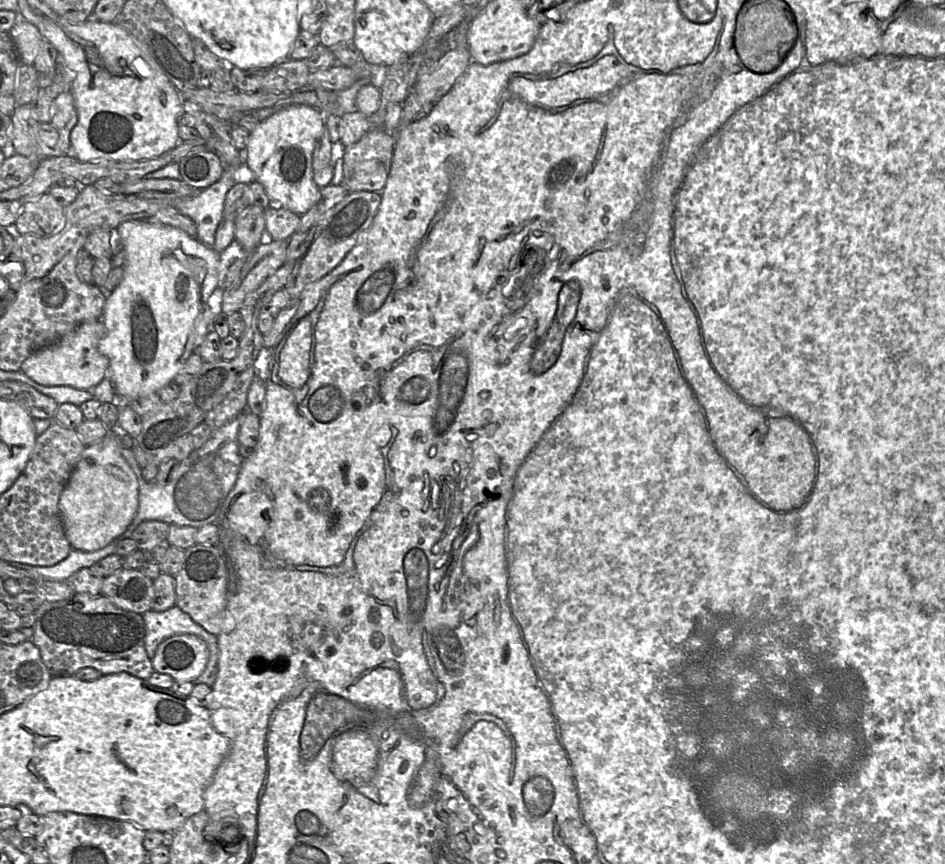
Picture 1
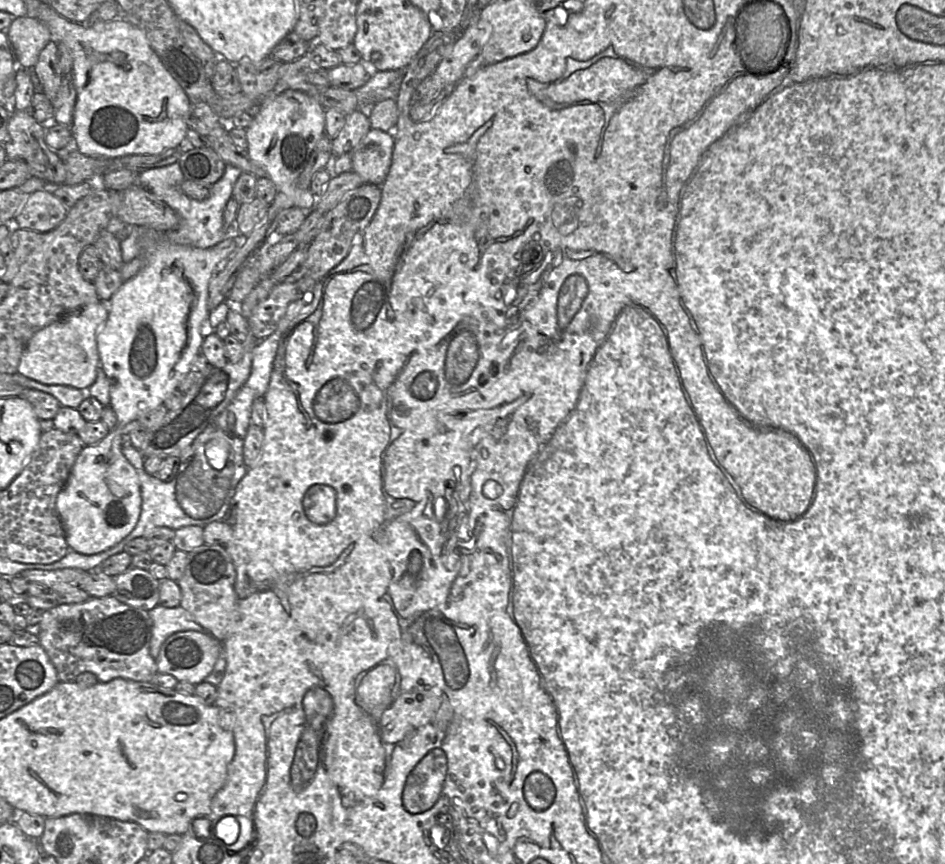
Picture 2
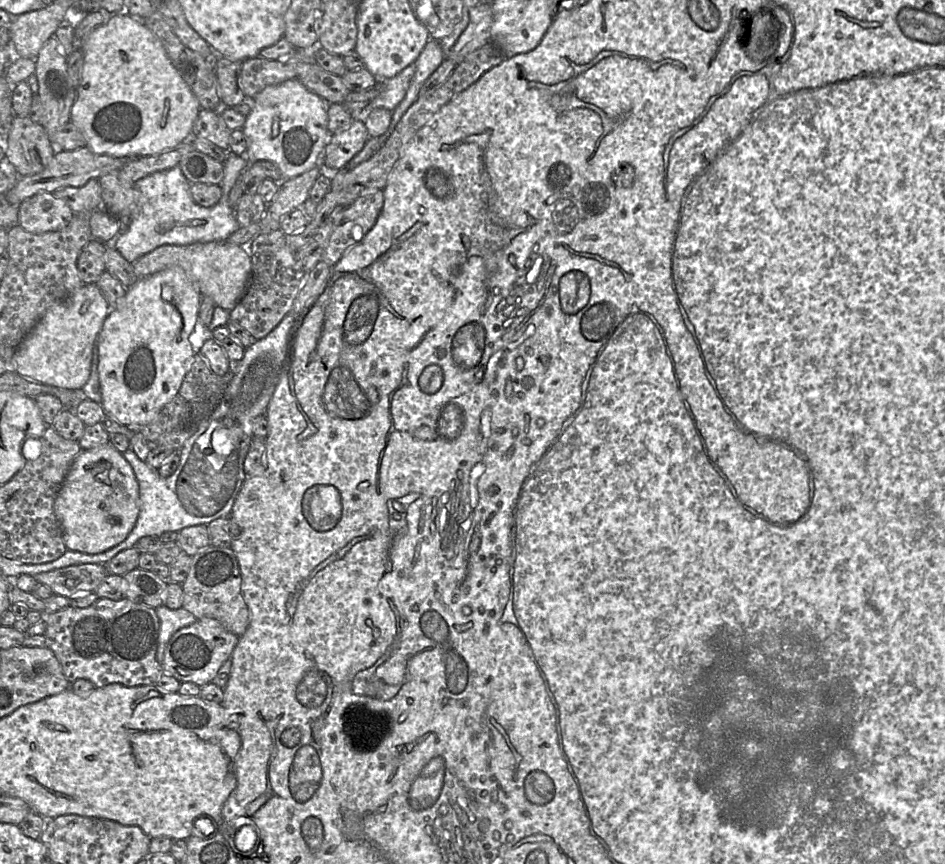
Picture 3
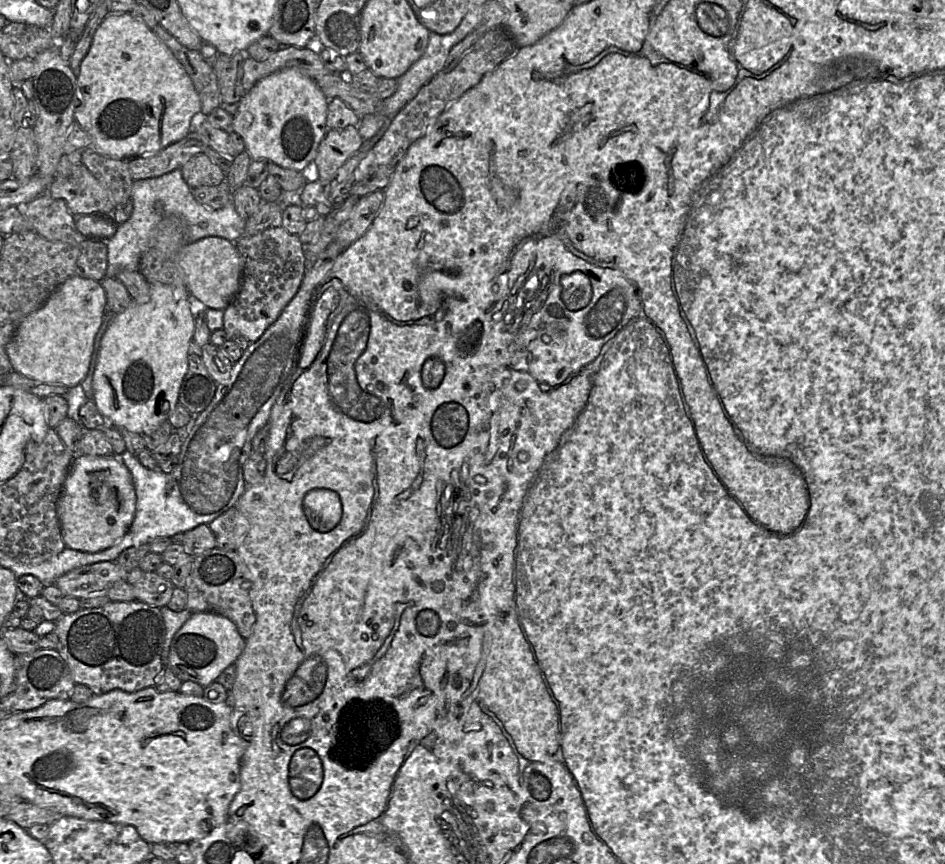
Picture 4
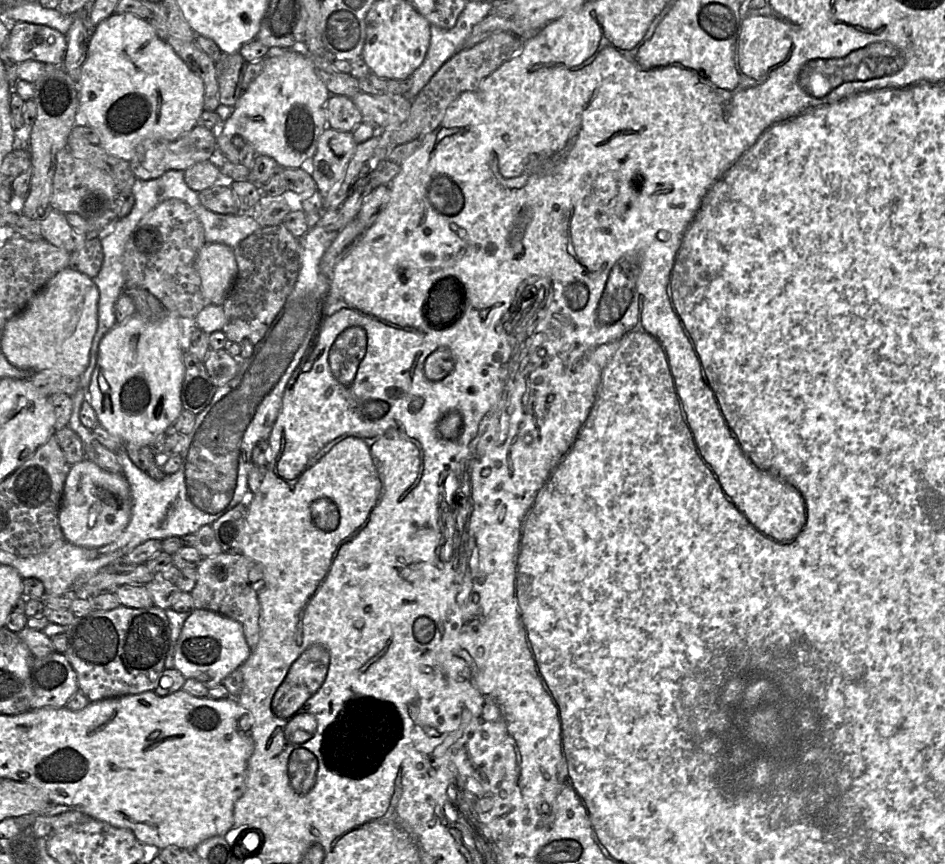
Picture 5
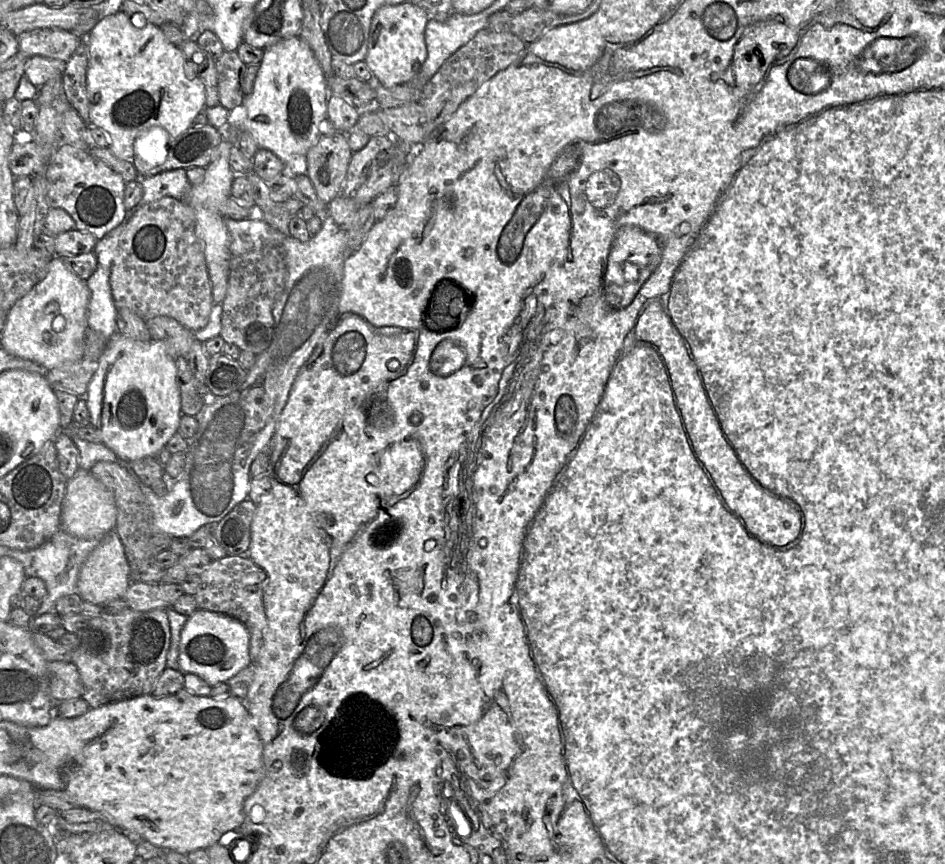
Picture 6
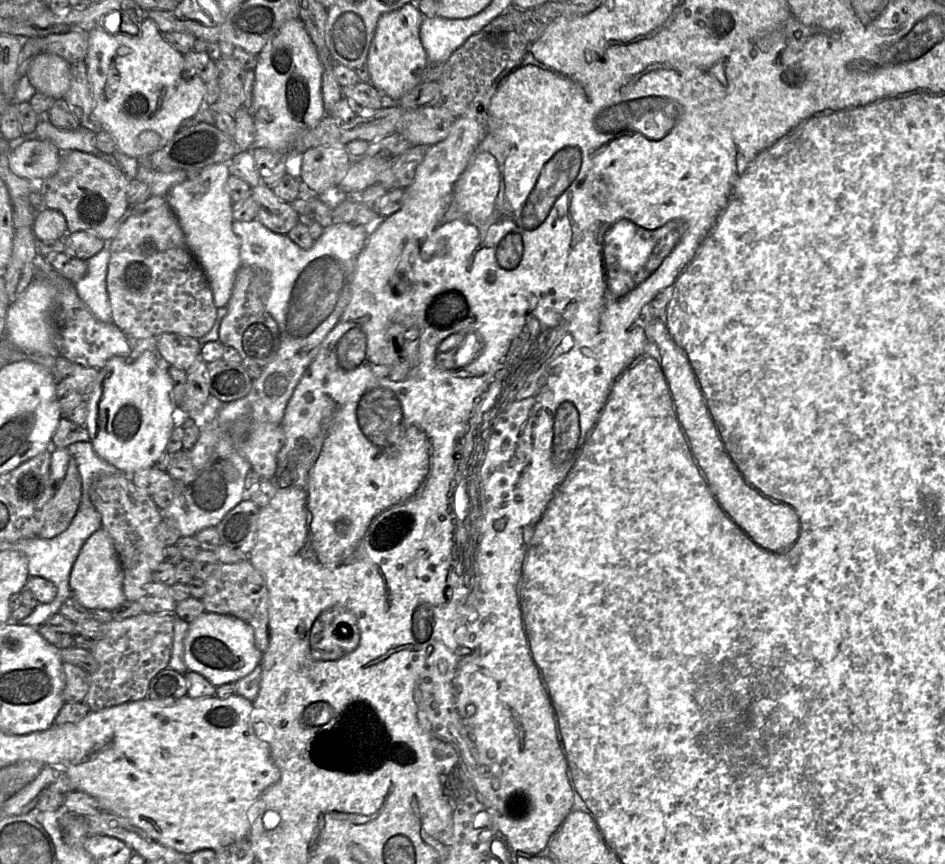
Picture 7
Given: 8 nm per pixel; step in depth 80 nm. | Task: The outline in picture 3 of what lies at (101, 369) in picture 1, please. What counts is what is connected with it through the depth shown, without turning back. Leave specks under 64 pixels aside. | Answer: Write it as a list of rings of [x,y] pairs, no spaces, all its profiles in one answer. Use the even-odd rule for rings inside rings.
[[[83,284],[65,299],[53,304],[26,335],[14,354],[15,371],[27,379],[70,390],[83,389],[89,380],[93,350],[110,305],[96,284]]]

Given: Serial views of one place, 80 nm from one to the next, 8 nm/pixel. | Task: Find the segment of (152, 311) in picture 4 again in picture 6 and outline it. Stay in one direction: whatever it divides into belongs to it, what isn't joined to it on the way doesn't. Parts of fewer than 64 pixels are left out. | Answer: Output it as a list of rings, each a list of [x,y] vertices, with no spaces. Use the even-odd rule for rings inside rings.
[[[115,333],[99,359],[88,386],[86,401],[90,423],[100,429],[102,443],[116,453],[125,466],[143,457],[156,456],[178,432],[182,415],[176,361],[167,354],[165,344],[160,341],[139,342]]]

